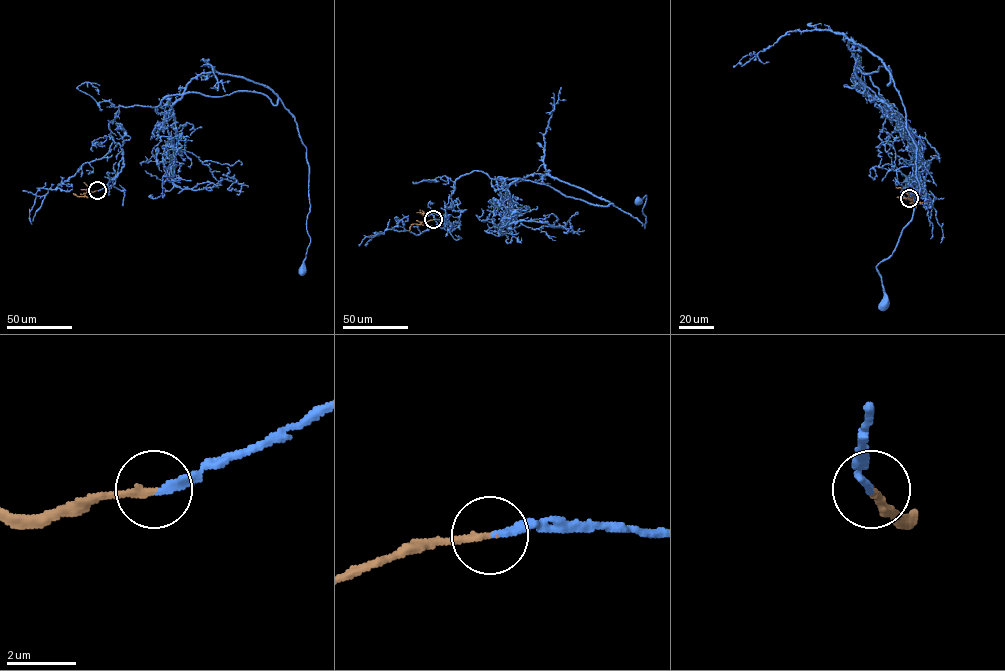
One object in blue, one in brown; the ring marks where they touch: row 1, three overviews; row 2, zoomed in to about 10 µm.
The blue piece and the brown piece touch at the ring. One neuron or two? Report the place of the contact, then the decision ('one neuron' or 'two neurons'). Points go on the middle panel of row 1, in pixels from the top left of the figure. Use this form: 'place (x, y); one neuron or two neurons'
place (433, 219); one neuron

